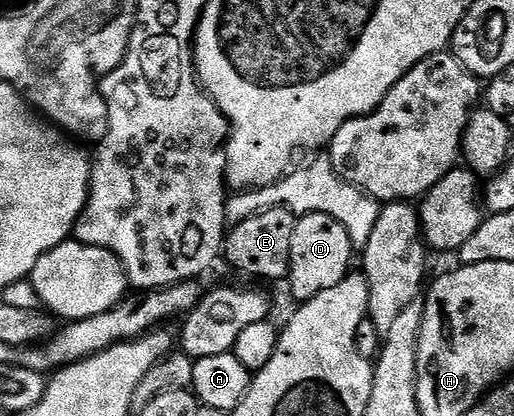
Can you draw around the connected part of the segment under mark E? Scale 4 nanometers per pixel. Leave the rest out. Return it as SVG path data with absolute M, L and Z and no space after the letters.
M272 207L257 215L249 215L241 222L232 224L225 236L223 259L237 271L254 275L257 279L284 280L291 261L291 233L295 233L297 219L286 207Z

